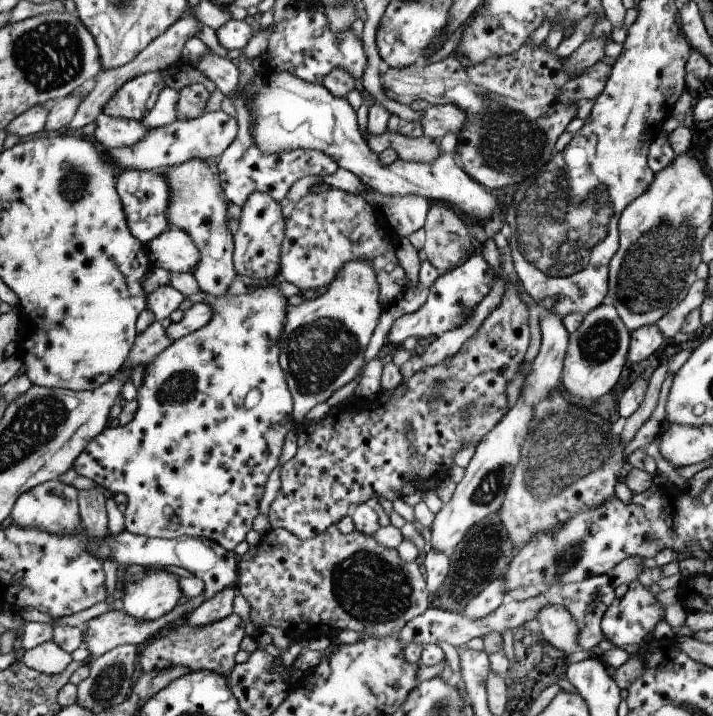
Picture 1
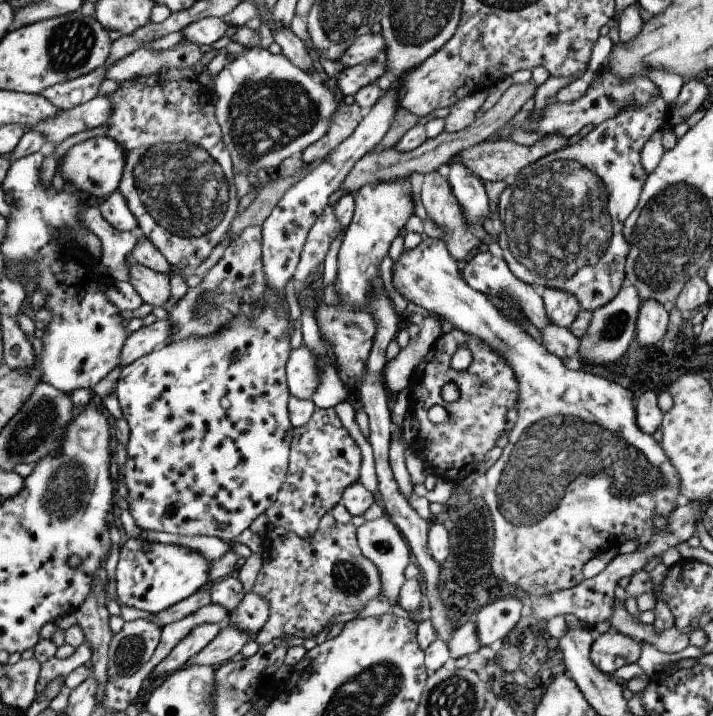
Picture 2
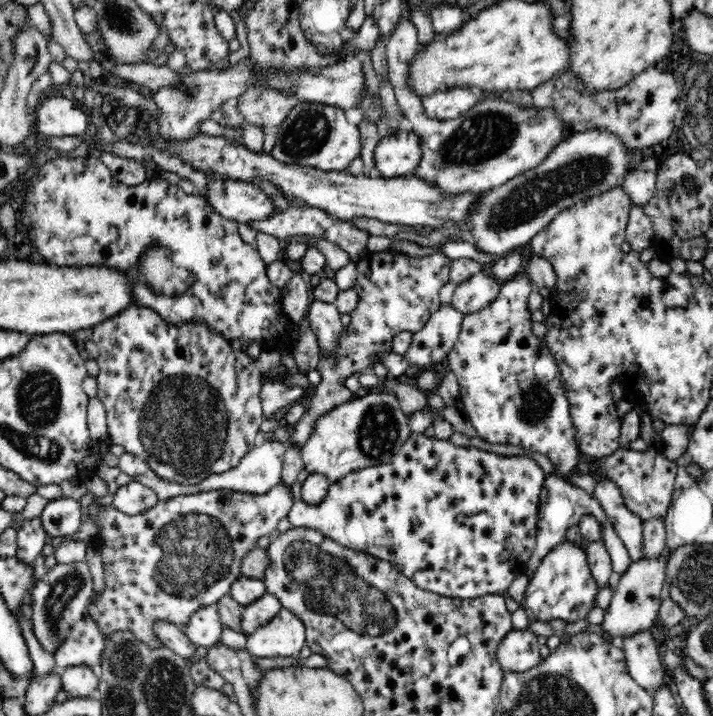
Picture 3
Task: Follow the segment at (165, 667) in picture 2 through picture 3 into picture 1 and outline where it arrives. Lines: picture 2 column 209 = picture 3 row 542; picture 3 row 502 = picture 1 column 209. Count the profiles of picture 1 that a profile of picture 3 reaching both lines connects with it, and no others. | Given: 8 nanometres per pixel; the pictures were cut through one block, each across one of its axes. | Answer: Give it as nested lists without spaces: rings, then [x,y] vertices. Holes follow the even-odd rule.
[[[227,586],[213,594],[211,598],[204,600],[191,613],[187,614],[184,620],[189,626],[206,626],[218,622],[232,614],[232,602],[236,596],[235,586]]]

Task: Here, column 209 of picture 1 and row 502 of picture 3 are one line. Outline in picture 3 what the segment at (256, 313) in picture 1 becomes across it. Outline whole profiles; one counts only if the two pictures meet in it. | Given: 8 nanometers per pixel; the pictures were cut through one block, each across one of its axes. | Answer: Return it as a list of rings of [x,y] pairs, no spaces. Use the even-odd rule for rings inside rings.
[[[413,433],[408,437],[408,441],[401,446],[397,454],[393,456],[393,460],[389,464],[380,464],[346,474],[344,478],[330,484],[328,494],[324,496],[324,500],[320,504],[315,506],[298,500],[291,507],[287,516],[294,527],[317,530],[342,546],[391,562],[394,568],[400,570],[406,578],[421,589],[435,592],[440,596],[473,599],[487,594],[501,594],[510,587],[510,584],[518,576],[526,574],[526,567],[528,561],[532,558],[532,552],[536,544],[540,496],[546,480],[547,475],[538,462],[526,455],[496,455],[492,452],[482,452],[482,450],[471,446],[460,448],[452,444],[450,440],[426,436],[423,433]]]

